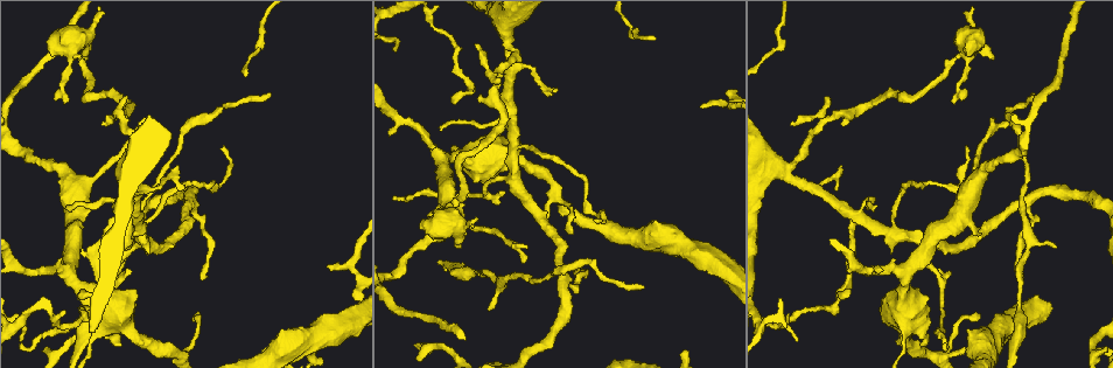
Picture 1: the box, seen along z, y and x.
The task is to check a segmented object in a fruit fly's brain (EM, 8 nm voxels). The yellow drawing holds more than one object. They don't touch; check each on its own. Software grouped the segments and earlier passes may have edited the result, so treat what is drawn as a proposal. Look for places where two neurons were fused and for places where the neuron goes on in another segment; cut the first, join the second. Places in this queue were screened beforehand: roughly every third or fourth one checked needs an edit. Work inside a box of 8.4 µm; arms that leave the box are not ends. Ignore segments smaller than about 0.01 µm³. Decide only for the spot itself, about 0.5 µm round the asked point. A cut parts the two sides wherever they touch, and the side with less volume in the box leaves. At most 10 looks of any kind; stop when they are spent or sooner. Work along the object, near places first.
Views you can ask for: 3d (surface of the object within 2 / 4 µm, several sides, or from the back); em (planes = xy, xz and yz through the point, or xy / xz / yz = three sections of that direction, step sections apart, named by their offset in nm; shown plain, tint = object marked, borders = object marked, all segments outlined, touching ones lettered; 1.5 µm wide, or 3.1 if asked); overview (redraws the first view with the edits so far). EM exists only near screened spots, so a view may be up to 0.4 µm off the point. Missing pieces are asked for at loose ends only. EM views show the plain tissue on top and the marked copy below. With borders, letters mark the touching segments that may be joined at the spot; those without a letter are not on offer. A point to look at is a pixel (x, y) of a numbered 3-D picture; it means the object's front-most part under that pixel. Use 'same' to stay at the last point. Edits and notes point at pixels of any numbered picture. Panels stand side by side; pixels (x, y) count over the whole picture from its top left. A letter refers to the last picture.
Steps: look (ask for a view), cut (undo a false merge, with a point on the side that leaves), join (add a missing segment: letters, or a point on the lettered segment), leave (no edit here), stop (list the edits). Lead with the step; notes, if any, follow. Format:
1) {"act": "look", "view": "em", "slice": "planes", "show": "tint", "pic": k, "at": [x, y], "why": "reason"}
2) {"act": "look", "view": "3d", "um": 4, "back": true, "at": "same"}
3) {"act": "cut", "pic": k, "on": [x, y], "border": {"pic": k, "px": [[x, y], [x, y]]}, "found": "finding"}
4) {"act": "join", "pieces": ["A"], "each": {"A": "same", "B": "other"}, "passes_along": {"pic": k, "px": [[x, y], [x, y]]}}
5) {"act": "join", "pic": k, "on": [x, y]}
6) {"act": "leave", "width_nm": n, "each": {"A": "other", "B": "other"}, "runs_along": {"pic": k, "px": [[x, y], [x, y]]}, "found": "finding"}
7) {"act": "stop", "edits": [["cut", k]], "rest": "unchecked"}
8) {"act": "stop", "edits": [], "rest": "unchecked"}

{"act": "look", "view": "em", "slice": "planes", "show": "borders", "pic": 1, "at": [570, 234], "why": "thin end"}

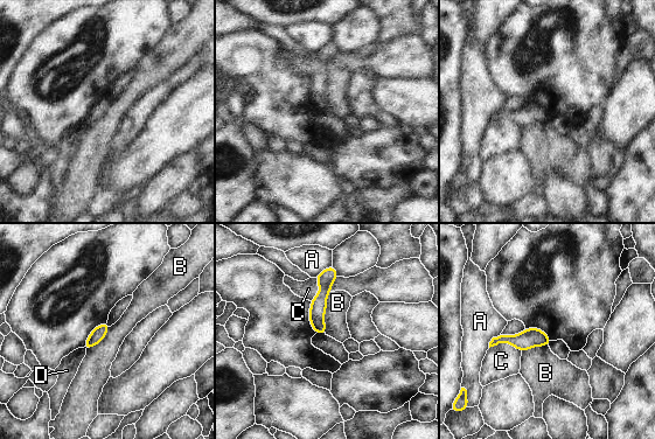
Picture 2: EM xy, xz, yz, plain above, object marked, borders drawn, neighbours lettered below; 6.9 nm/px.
{"act": "leave", "longest_contact_nm": ["B", 300], "each": {"A": "other", "B": "other", "C": "other", "D": "other"}, "found": "none of them fits"}

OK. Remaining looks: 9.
{"act": "look", "view": "em", "slice": "planes", "show": "borders", "pic": 1, "at": [440, 130], "why": "thin end"}

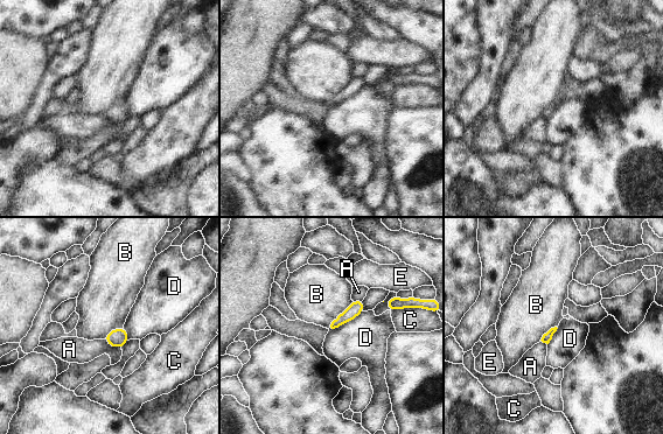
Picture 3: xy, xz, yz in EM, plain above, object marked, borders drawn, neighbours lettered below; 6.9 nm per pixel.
{"act": "leave", "each": {"A": "other", "B": "other", "C": "other", "D": "other", "E": "other"}, "found": "no lettered segment goes on from it"}

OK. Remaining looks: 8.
{"act": "look", "view": "em", "slice": "xy", "step": 4, "show": "borders", "pic": 1, "at": [966, 147], "why": "thin end"}

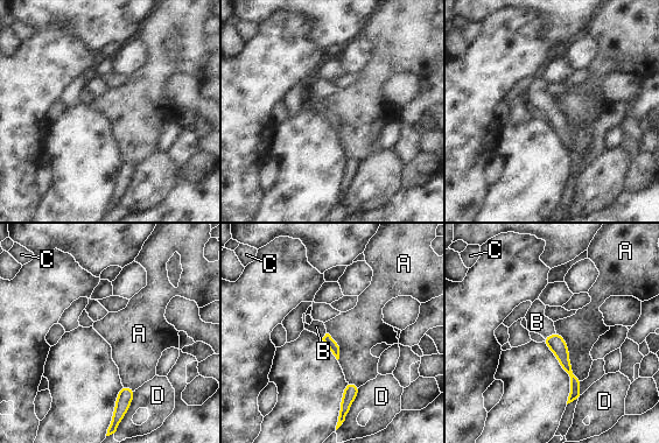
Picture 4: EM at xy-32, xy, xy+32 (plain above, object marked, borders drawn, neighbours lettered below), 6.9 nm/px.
{"act": "look", "view": "em", "slice": "planes", "show": "borders", "at": "same", "why": "another direction"}

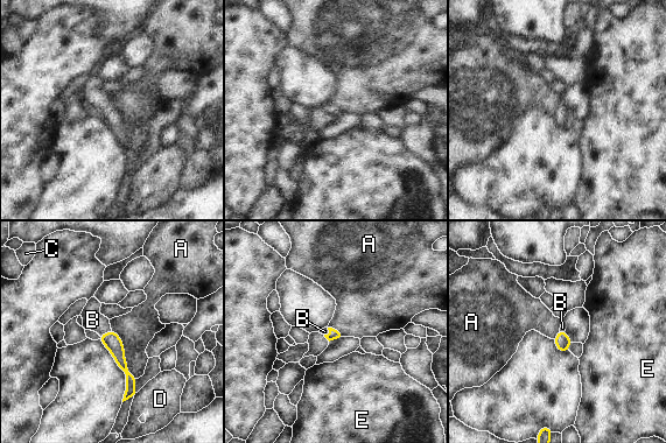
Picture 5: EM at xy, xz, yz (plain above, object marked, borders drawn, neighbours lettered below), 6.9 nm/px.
{"act": "join", "pieces": ["B"], "width_nm": 70, "each": {"A": "other", "B": "same", "C": "other", "D": "other", "E": "other"}, "passes_along": {"pic": 5, "px": [[112, 342], [104, 333], [92, 320]]}, "found": "it goes on there"}

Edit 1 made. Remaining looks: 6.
{"act": "look", "view": "overview", "why": "redraw"}

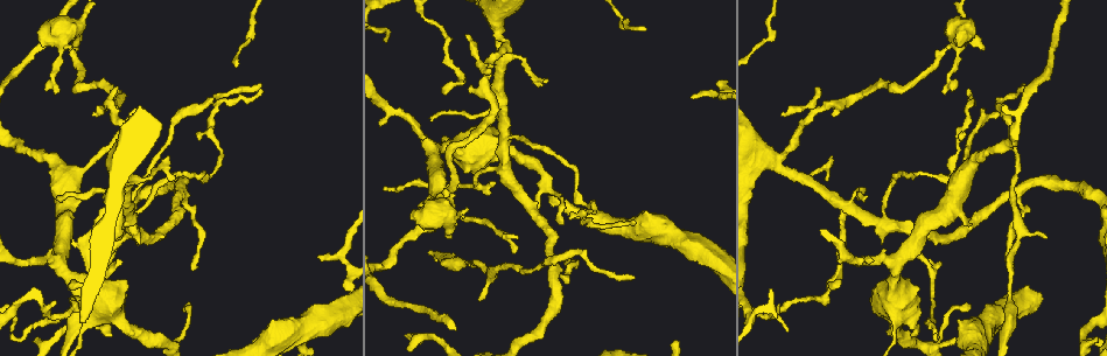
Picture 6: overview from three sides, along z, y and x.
{"act": "look", "view": "3d", "um": 2, "pic": 6, "at": [693, 99], "why": "thin end"}

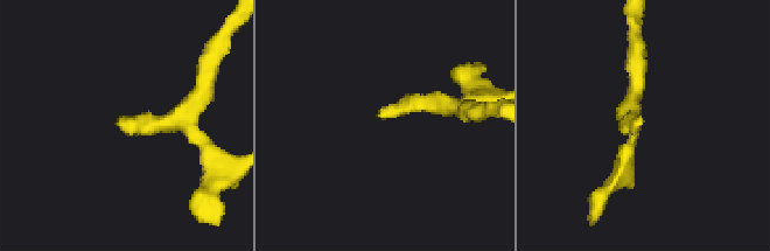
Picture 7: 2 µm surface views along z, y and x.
{"act": "look", "view": "em", "slice": "xy", "step": 4, "show": "borders", "pic": 7, "at": [119, 118], "why": "now the EM"}

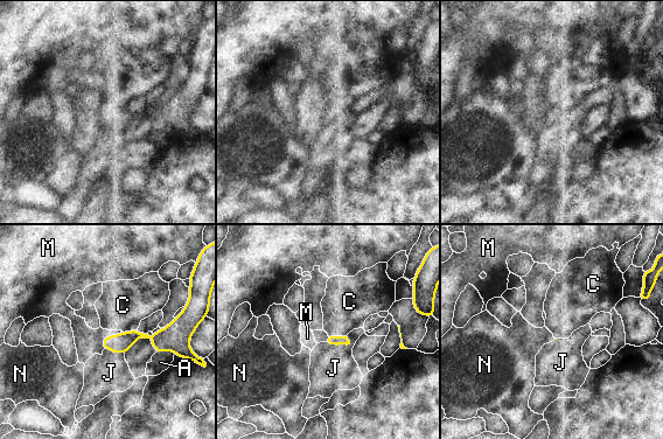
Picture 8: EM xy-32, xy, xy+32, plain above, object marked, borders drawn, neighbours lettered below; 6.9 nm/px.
{"act": "leave", "each": {"A": "other", "C": "other", "J": "other", "M": "other", "N": "other"}, "border": {"pic": 8, "px": [[123, 332], [106, 335], [102, 347]]}, "found": "no lettered segment goes on from it"}

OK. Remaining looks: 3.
{"act": "stop", "edits": [["join", 5]], "rest": "unchecked"}

